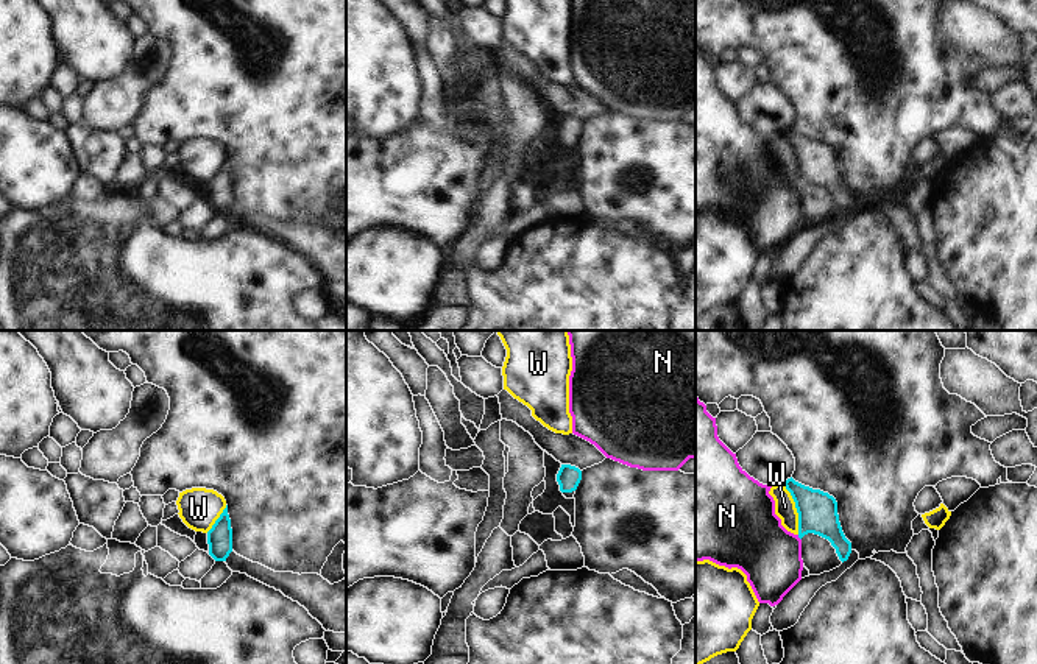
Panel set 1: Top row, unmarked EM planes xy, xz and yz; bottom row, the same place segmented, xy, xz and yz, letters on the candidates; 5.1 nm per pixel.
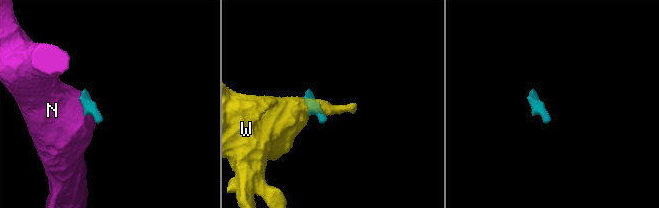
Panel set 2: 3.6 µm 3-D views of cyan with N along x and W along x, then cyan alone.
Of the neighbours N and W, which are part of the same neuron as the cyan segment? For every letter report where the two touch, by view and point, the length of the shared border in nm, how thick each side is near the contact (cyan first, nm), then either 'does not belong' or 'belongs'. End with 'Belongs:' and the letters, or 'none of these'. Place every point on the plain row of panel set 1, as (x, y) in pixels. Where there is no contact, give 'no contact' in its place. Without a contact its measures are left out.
N: yz (799, 187) | 40 nm | 200/340 nm | does not belong
W: yz (796, 158) | 280 nm | 200/110 nm | does not belong
Belongs: none of these

